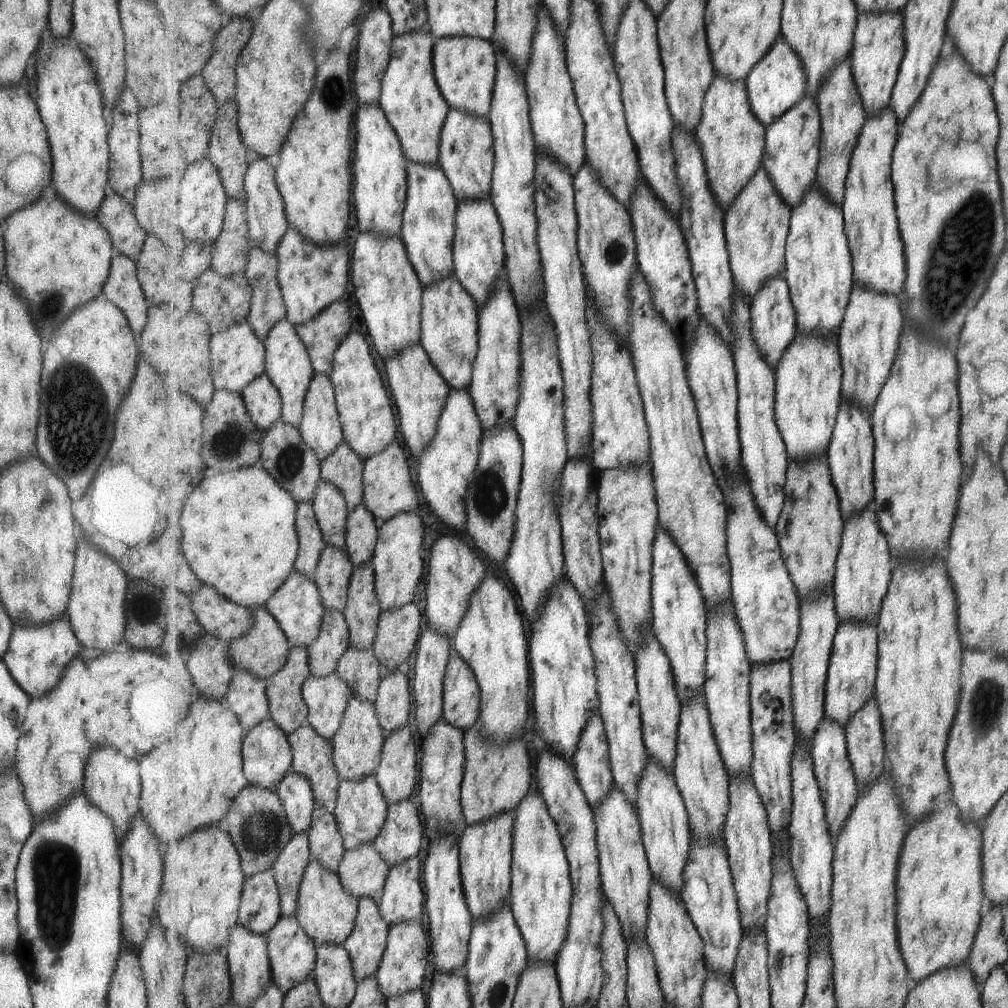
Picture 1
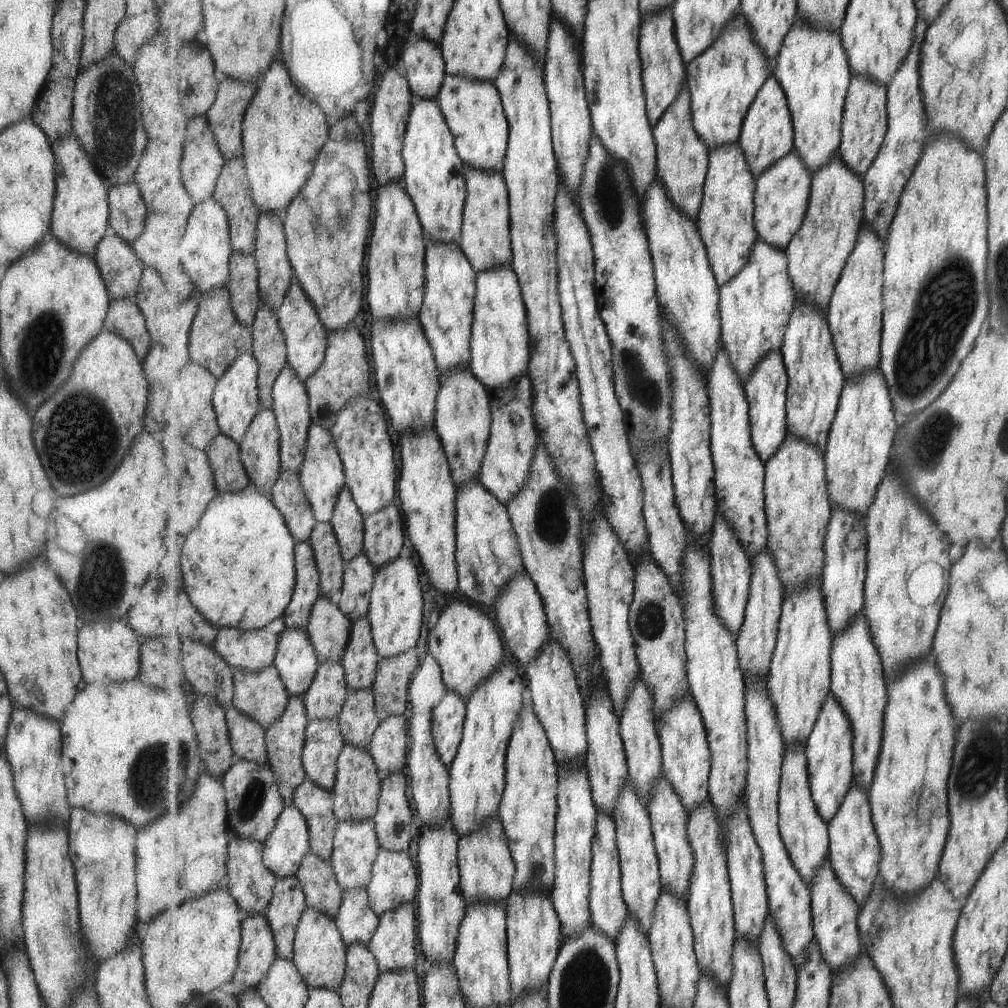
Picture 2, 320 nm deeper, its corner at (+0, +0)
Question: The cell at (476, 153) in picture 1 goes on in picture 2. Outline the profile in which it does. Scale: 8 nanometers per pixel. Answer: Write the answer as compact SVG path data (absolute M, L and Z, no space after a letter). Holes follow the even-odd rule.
M466 167L466 187L468 195L460 242L463 254L477 273L511 265L514 251L510 229L510 194L504 174Z

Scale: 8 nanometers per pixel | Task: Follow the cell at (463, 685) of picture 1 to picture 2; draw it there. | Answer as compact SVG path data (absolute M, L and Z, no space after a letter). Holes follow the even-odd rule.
M446 693L442 703L432 710L432 735L435 748L450 770L462 744L467 702L455 693Z

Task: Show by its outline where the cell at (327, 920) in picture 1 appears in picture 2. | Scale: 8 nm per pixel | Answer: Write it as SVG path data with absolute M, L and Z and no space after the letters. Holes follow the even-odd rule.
M307 908L301 917L294 940L294 963L309 988L324 988L339 991L347 970L349 947L337 926L336 919L315 909Z

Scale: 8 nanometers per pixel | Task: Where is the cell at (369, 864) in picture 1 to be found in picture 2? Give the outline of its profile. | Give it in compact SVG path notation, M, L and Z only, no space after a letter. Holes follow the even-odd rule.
M367 887L345 891L344 898L342 899L342 908L335 919L337 926L343 935L343 940L346 942L349 949L355 943L369 946L371 939L380 924L379 916L370 907L370 898Z

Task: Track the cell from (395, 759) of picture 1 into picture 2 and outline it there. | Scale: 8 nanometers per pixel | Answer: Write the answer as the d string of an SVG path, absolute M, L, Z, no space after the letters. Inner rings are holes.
M403 773L383 777L382 794L374 821L382 848L407 851L411 844L411 824L417 814L411 812L412 802L407 798L408 780Z

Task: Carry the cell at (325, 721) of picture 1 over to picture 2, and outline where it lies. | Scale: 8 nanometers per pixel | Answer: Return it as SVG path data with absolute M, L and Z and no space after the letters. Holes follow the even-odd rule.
M314 720L306 728L303 766L316 785L334 792L338 776L338 760L346 746L338 721Z

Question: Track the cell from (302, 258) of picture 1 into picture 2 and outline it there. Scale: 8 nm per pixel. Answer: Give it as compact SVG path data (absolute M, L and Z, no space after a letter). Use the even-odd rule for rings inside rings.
M293 281L286 300L276 310L277 318L282 326L288 352L288 365L297 373L297 376L306 384L326 360L326 350L329 345L329 332L317 314L316 308L310 301L308 294L297 281Z

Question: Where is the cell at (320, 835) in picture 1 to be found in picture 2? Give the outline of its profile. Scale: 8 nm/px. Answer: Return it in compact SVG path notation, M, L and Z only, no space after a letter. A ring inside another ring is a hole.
M309 852L296 876L305 893L308 908L337 918L342 908L344 890L337 882L332 865L319 855Z

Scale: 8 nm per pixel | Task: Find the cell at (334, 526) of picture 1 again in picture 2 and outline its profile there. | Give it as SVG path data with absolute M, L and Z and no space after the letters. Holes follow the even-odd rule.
M318 523L308 540L320 572L321 594L331 599L342 592L345 562L332 523Z

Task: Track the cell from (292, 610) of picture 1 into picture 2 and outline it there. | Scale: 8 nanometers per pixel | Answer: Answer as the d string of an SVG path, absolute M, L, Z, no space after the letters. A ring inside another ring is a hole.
M287 628L278 646L274 665L291 697L303 697L314 684L321 665L307 630Z

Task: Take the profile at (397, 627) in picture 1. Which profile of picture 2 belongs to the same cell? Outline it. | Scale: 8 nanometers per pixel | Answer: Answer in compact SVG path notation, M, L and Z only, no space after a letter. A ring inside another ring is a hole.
M417 649L398 657L381 659L374 684L376 711L380 722L393 715L405 716L409 700L409 682L414 677L420 659Z

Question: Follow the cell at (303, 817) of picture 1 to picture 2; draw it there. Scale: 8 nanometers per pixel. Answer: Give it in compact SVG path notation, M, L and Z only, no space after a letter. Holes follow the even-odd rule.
M295 806L286 807L273 833L264 842L263 862L279 879L296 876L303 859L310 852L310 830L303 813Z

